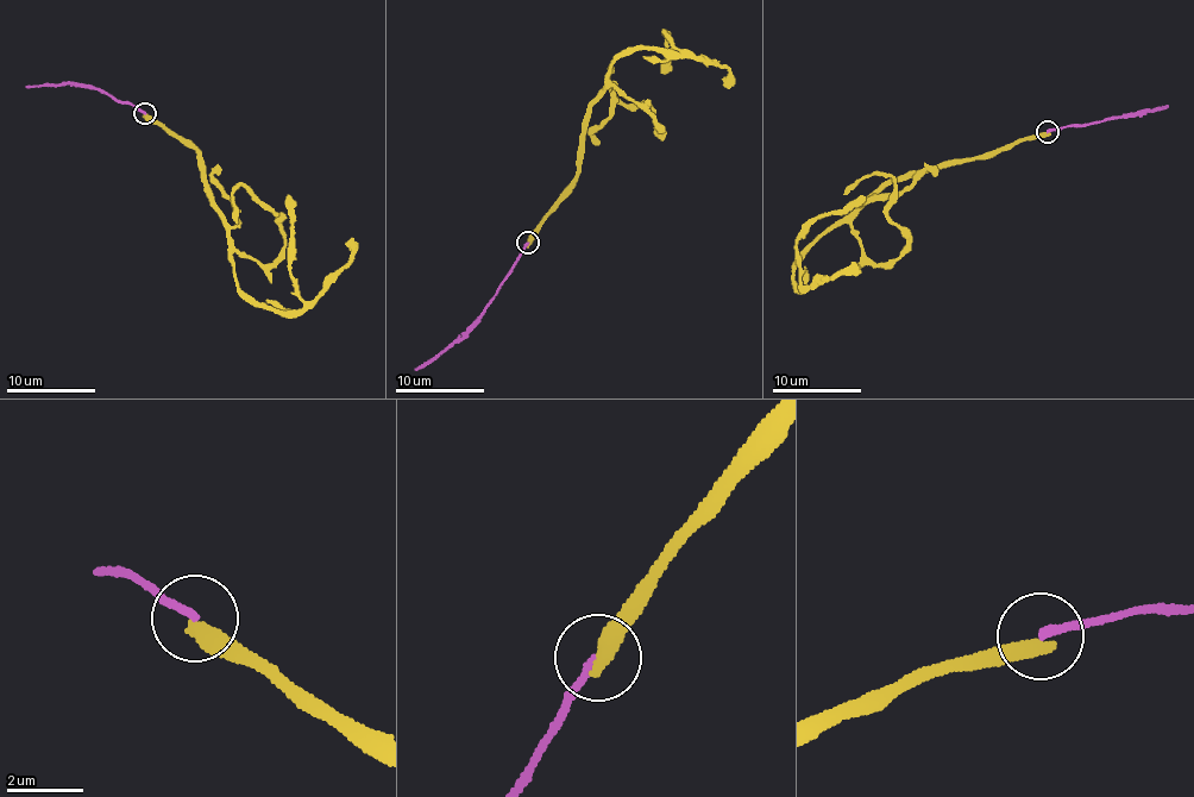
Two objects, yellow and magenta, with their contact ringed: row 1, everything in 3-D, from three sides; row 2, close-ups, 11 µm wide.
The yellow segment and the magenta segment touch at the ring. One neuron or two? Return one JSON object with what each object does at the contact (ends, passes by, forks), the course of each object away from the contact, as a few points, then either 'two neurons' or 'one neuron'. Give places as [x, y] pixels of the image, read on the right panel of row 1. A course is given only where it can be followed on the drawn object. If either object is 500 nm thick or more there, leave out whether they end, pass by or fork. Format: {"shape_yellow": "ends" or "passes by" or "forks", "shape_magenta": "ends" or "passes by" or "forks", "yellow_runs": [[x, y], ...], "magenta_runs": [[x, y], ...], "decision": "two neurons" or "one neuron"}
{"shape_yellow": "ends", "shape_magenta": "ends", "yellow_runs": [[1047, 132], [892, 177], [815, 238], [793, 271], [795, 286], [797, 236], [863, 196]], "magenta_runs": [[1047, 131], [1112, 119], [1167, 105]], "decision": "two neurons"}

